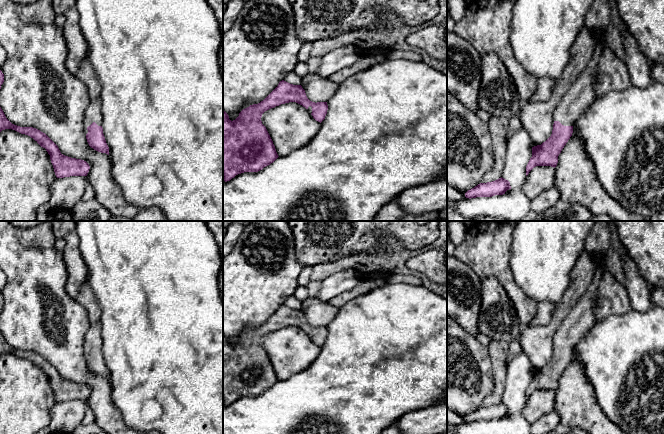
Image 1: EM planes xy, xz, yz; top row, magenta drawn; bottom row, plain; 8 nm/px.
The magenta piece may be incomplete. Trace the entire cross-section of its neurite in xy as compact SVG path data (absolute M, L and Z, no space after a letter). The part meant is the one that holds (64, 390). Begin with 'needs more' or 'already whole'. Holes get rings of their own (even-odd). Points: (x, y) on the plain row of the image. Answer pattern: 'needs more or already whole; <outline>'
already whole; M0 331L0 356L5 353L12 353L21 358L28 359L41 371L45 372L50 379L50 384L57 402L87 400L90 390L86 385L63 379L58 370L40 354L33 351L20 351L12 348L6 342Z

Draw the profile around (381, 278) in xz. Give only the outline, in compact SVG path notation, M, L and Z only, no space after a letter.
M375 273L371 277L373 281L378 282L380 285L384 285L387 283L389 275L384 273Z

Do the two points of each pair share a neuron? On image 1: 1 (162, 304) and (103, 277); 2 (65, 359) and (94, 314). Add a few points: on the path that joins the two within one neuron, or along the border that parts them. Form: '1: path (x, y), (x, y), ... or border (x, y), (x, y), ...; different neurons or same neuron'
1: path (147, 289), (135, 277), (118, 277); same neuron
2: border (78, 300), (86, 310), (90, 324); different neurons

